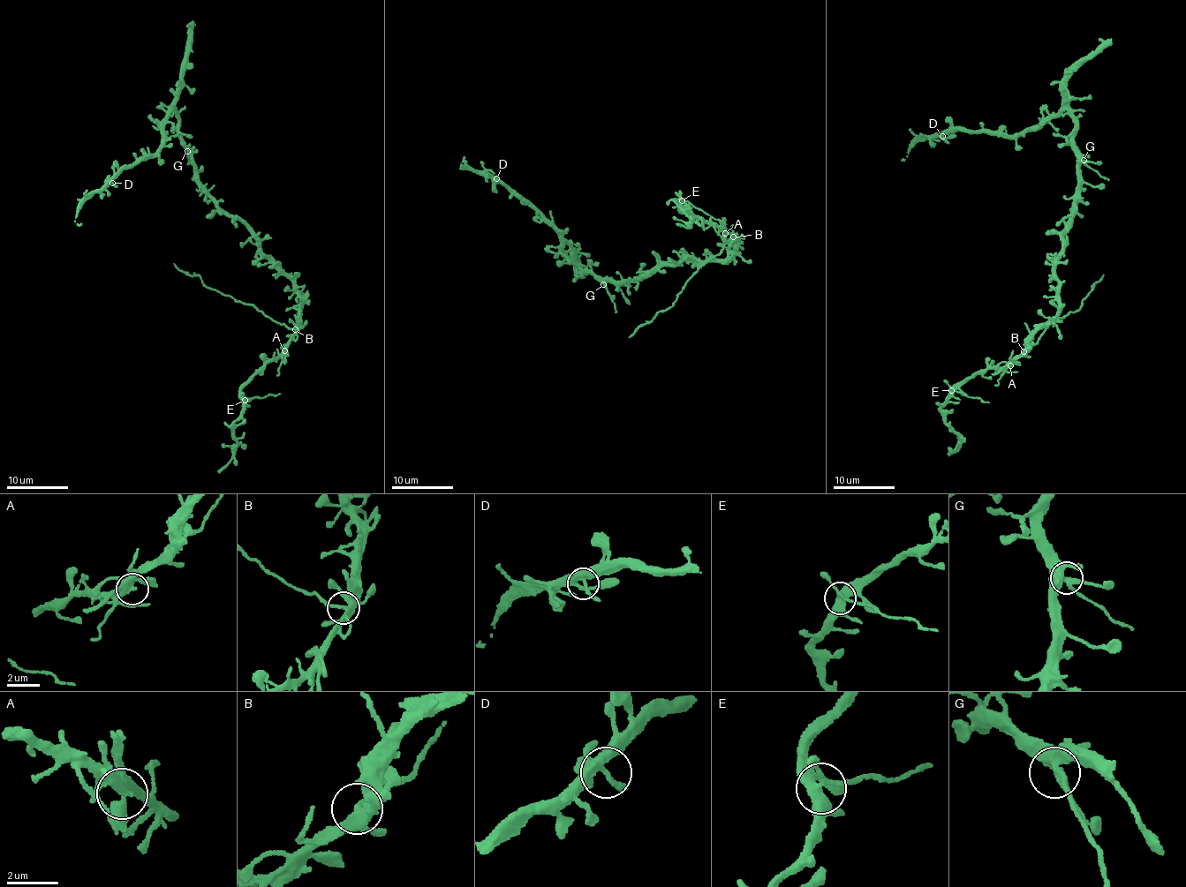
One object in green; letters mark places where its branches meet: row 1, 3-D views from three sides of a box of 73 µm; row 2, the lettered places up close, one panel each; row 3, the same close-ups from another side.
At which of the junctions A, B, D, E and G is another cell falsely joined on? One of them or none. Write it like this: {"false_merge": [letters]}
{"false_merge": ["B"]}

